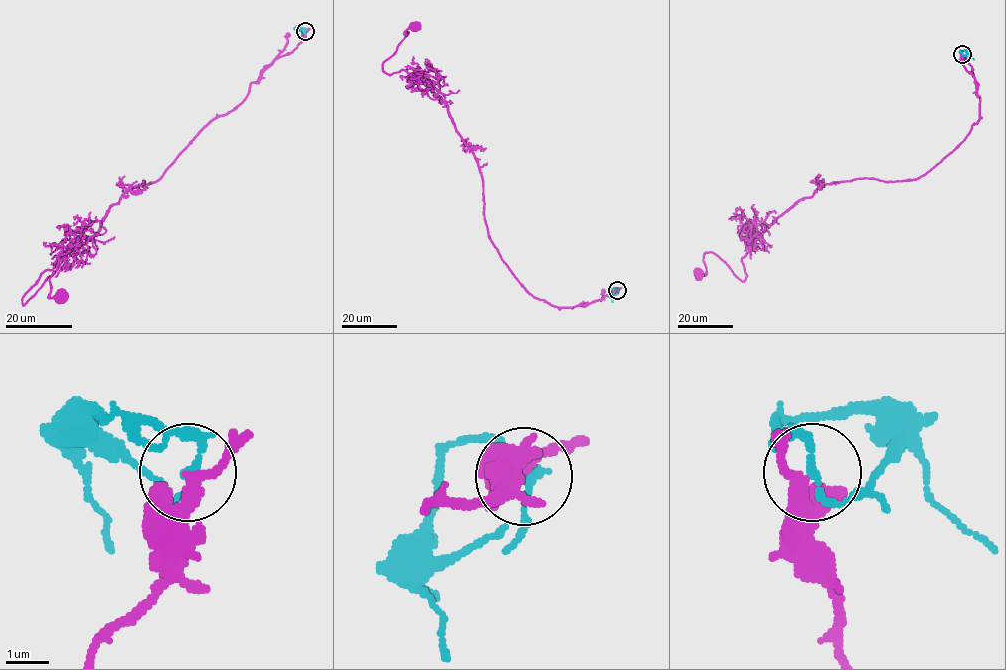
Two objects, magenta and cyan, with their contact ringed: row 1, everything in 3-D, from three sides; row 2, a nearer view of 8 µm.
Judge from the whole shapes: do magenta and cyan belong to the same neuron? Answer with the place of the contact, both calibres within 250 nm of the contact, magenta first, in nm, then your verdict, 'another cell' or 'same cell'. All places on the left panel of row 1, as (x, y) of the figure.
place (305, 31); calibres 280 and 150 nm; another cell

